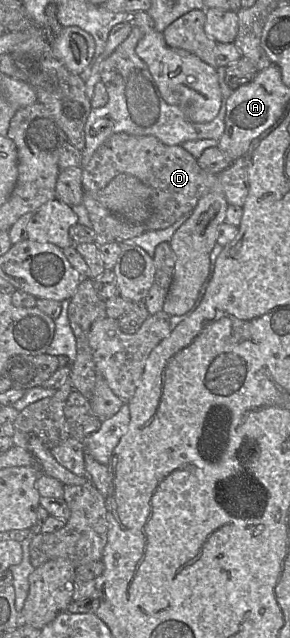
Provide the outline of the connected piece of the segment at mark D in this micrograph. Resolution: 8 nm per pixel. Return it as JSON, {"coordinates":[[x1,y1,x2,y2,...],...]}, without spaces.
{"coordinates":[[115,133,95,151,90,162,82,169,82,204,89,214,91,228,95,231,94,243,98,246,115,241,115,237,107,228,107,218,113,214,95,199,95,194,123,173,136,177,150,189,151,214,145,223,146,231,168,228,184,214,191,213,200,198,210,192,222,193,229,205,242,207,249,190,245,157,234,160,222,172,211,174,202,170,197,159,181,145,169,146,150,135]]}

